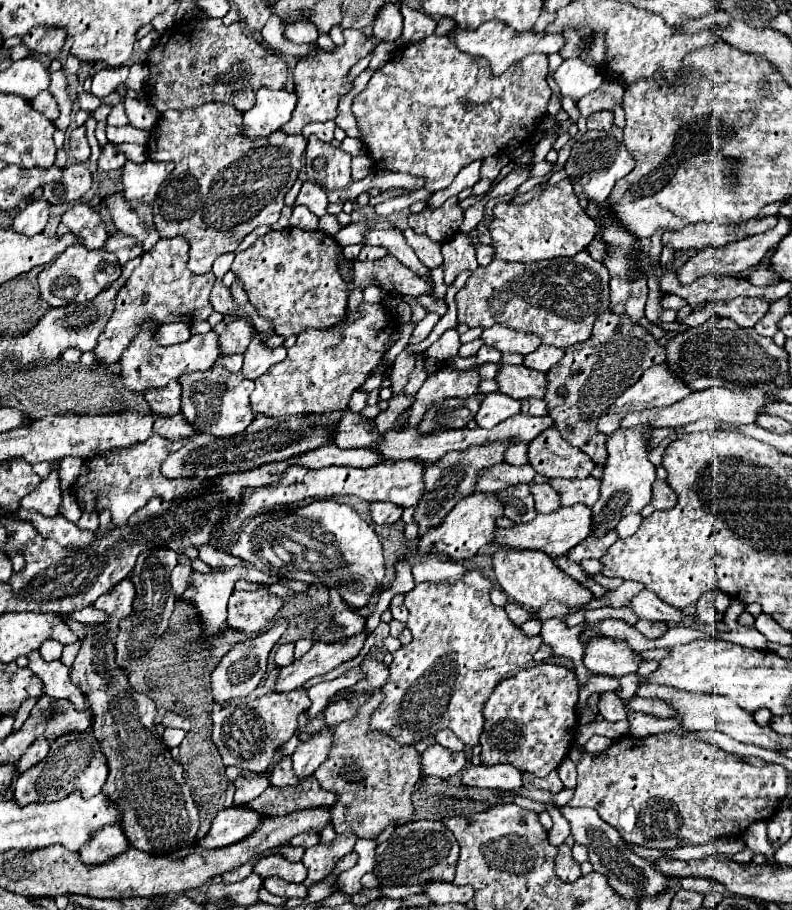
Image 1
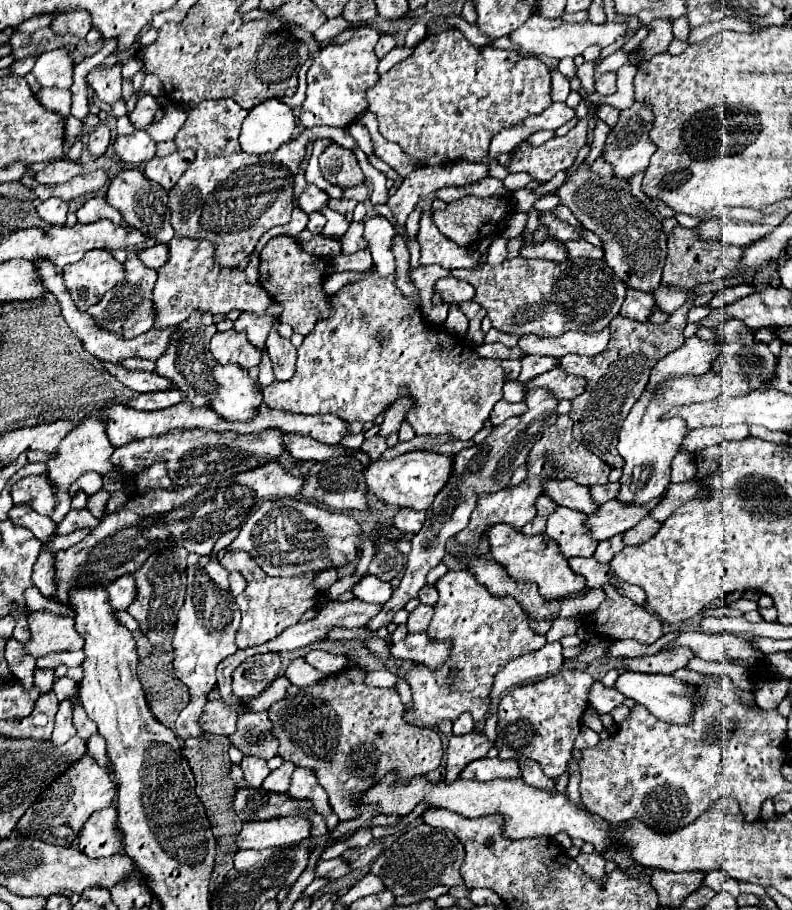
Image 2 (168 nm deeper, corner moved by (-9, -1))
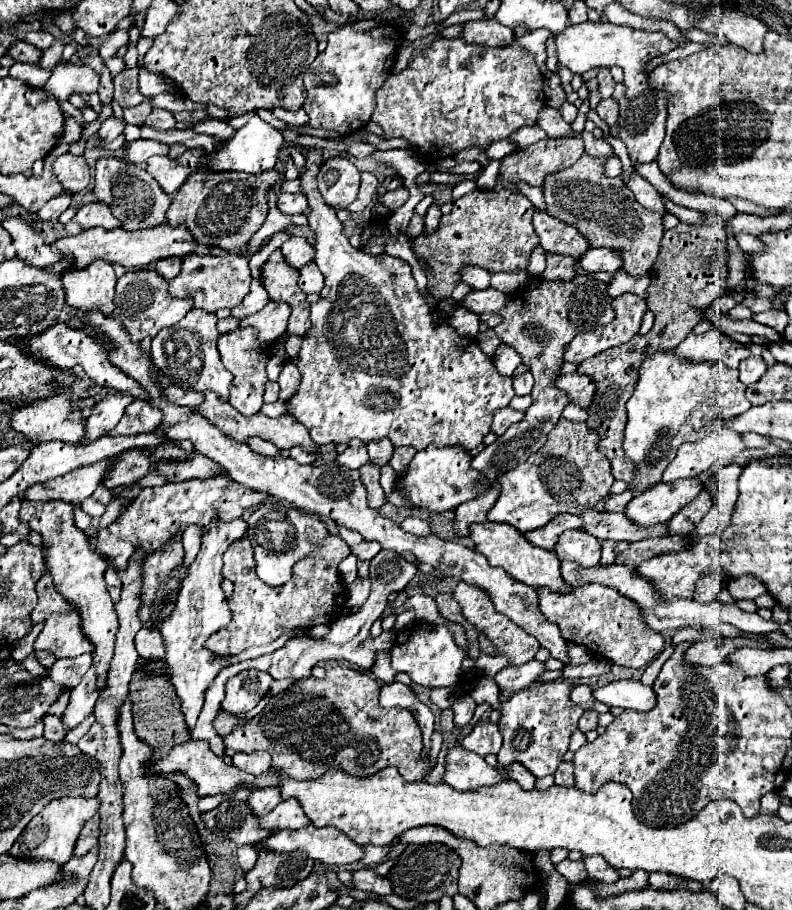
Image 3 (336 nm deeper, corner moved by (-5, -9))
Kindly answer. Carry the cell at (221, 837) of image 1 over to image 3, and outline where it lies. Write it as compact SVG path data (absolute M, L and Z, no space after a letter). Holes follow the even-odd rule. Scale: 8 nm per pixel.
M304 826L298 830L280 830L266 840L254 844L256 850L268 850L268 852L292 852L302 850L314 860L320 860L324 864L350 864L360 860L362 848L358 844L352 844L340 830L324 826Z

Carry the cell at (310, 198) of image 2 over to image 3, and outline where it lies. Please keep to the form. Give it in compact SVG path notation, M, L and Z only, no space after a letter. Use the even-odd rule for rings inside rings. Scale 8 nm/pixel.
M300 192L300 194L280 194L278 196L278 208L284 214L302 214L304 210L308 210L308 198Z

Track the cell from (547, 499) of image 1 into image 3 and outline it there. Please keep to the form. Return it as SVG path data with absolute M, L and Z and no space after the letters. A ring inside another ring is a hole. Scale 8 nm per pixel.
M566 530L558 538L554 554L560 562L570 560L584 568L592 568L600 562L600 540L584 530Z

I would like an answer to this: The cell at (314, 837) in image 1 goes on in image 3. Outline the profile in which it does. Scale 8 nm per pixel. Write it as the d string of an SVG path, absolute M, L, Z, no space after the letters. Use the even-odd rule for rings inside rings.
M240 846L238 848L238 864L240 864L240 868L244 872L252 870L254 864L256 864L256 860L258 860L258 852L256 852L254 846Z

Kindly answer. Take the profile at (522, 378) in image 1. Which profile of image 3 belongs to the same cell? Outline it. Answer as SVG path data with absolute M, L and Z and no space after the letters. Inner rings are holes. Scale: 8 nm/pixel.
M584 374L558 376L554 380L554 386L564 390L572 404L576 404L576 406L580 406L584 410L588 408L590 400L592 400L592 392L594 392L594 384L592 384L590 376L584 376Z

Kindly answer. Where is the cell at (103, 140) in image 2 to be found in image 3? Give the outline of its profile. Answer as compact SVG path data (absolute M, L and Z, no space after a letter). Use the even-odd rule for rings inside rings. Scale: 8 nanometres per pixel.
M112 116L112 118L108 118L108 120L102 122L98 134L100 134L102 140L106 140L106 136L118 136L122 130L124 130L124 122Z

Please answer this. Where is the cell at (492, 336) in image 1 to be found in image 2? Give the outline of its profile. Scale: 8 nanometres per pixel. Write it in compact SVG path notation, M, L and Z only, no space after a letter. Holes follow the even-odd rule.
M604 328L602 332L586 334L586 332L566 332L558 338L540 338L540 336L522 336L518 346L528 354L538 356L554 356L562 358L564 354L584 354L594 356L600 354L610 340L610 328Z

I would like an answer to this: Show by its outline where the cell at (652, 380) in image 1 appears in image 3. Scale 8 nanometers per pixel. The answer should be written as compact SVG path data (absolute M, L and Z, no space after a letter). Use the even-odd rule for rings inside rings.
M712 328L710 332L696 336L688 334L684 342L680 342L674 348L674 356L684 362L720 362L726 356L728 366L736 366L740 360L748 358L750 352L738 344L726 338L718 328Z

